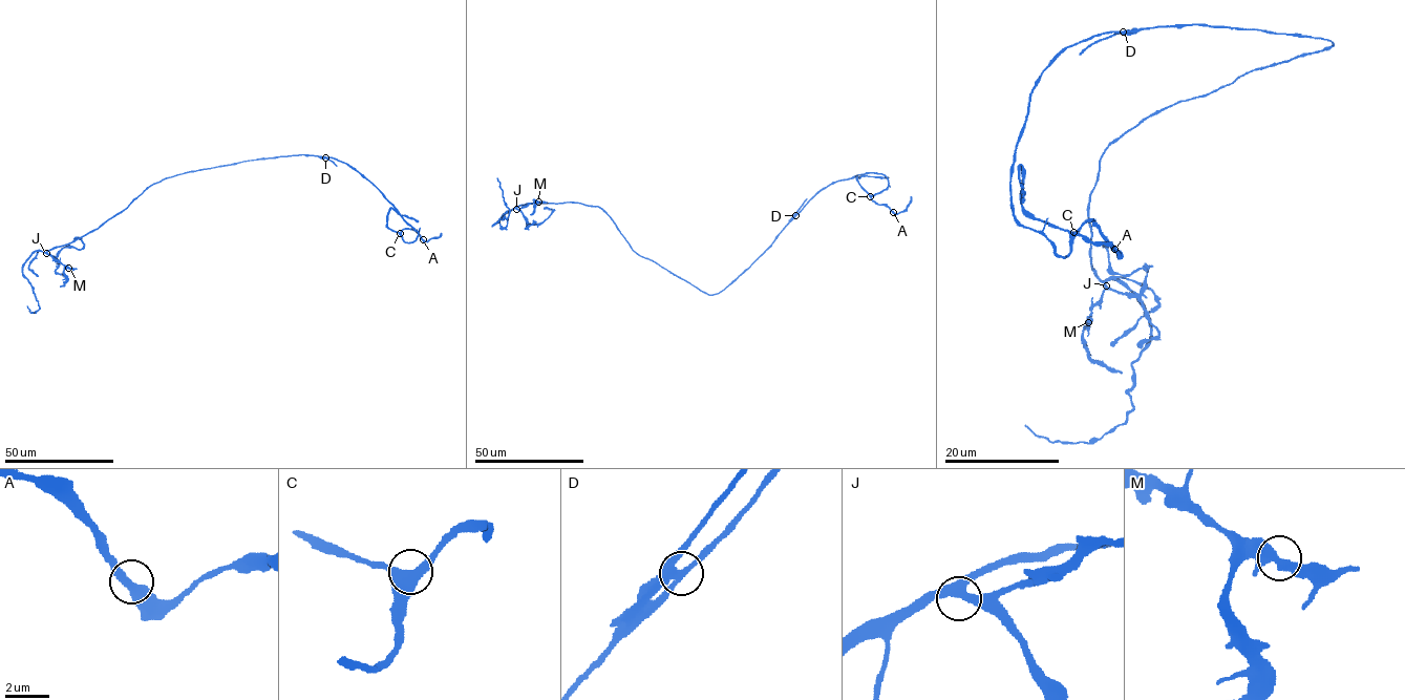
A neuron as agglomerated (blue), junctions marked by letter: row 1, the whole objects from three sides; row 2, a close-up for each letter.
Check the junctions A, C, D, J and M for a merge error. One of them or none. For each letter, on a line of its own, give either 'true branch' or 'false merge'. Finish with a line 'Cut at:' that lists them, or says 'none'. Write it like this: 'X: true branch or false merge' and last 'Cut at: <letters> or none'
A: true branch
C: true branch
D: false merge
J: true branch
M: true branch
Cut at: D

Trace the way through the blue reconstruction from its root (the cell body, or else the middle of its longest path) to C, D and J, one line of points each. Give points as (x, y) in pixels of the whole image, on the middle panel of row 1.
C: (701, 290), (709, 295), (724, 290), (811, 198), (832, 183), (868, 172), (882, 173), (888, 187), (870, 196)
D: (701, 290), (709, 295), (724, 290), (769, 247), (795, 215)
J: (701, 290), (637, 254), (615, 223), (598, 207), (565, 202), (525, 204), (516, 209)

